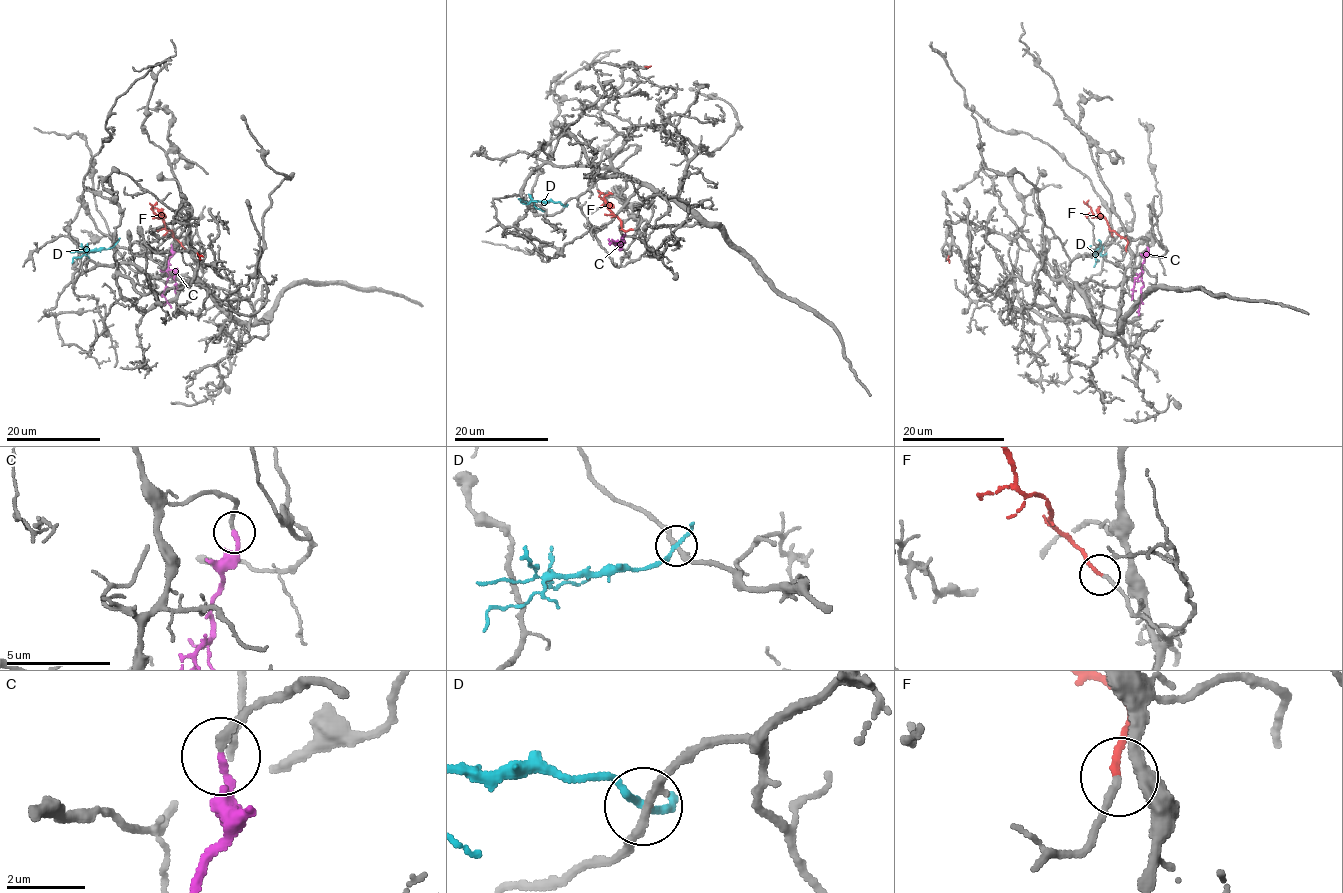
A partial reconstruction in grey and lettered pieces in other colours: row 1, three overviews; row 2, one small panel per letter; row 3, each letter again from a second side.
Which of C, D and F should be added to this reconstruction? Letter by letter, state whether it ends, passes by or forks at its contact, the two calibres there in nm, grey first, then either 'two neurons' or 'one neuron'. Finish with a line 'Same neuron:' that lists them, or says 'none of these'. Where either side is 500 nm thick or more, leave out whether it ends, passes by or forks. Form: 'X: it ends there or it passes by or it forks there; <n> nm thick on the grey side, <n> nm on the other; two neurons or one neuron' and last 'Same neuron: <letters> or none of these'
C: it ends there; 190 nm thick on the grey side, 200 nm on the other; one neuron
D: it passes by; 220 nm thick on the grey side, 160 nm on the other; two neurons
F: it ends there; 180 nm thick on the grey side, 160 nm on the other; two neurons
Same neuron: C

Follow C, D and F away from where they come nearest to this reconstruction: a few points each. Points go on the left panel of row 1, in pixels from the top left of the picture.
C: (171, 245), (167, 272), (169, 276), (162, 295), (171, 308)
D: (115, 243), (103, 249), (88, 250), (74, 257), (72, 263)
F: (184, 248), (157, 215), (197, 252), (200, 260)

